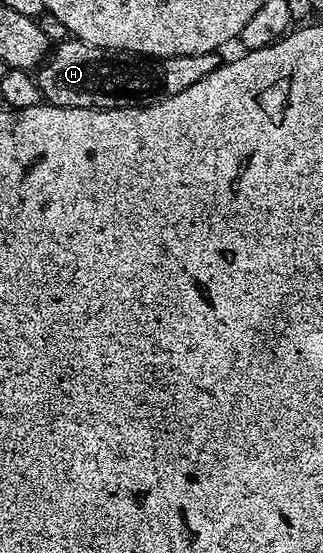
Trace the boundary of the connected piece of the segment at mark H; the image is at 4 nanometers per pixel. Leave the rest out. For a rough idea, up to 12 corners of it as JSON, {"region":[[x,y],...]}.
{"region":[[71,36],[36,77],[49,105],[150,106],[218,52],[132,60]]}

